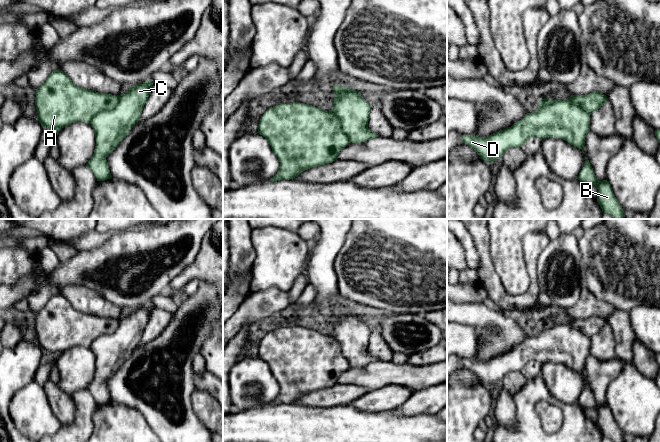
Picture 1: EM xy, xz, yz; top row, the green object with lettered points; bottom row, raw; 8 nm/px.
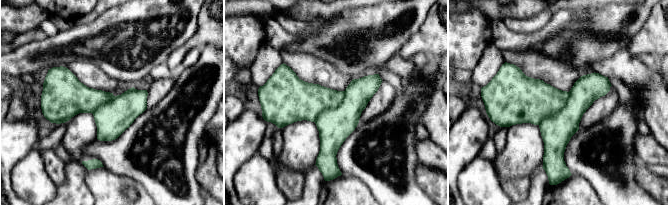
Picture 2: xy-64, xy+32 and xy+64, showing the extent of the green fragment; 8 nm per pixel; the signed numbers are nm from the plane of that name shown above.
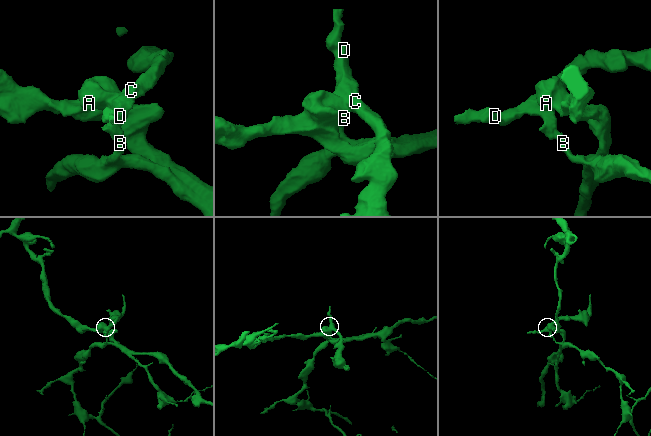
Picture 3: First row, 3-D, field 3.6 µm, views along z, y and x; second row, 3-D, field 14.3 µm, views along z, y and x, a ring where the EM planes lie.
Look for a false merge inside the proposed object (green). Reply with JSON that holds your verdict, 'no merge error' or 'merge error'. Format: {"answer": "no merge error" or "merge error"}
{"answer": "merge error"}

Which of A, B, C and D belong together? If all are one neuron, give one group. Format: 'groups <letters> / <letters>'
groups A / B C D

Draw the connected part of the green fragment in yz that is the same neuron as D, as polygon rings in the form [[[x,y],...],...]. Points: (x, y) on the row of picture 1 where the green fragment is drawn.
[[[570,99],[539,101],[533,113],[511,127],[487,137],[461,135],[463,143],[473,148],[482,160],[495,161],[510,148],[522,147],[530,137],[542,140],[561,138],[584,153],[585,138],[590,131],[590,113]]]

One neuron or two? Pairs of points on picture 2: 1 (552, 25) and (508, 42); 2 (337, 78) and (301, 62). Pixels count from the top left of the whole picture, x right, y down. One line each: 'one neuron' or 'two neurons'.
1: one neuron
2: one neuron

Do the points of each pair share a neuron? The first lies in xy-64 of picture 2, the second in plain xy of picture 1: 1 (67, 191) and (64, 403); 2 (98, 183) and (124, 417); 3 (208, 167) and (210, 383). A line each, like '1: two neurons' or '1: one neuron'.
1: two neurons
2: one neuron
3: two neurons

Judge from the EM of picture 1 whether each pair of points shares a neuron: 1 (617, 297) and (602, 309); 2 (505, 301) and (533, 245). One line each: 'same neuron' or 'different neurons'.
1: different neurons
2: same neuron

